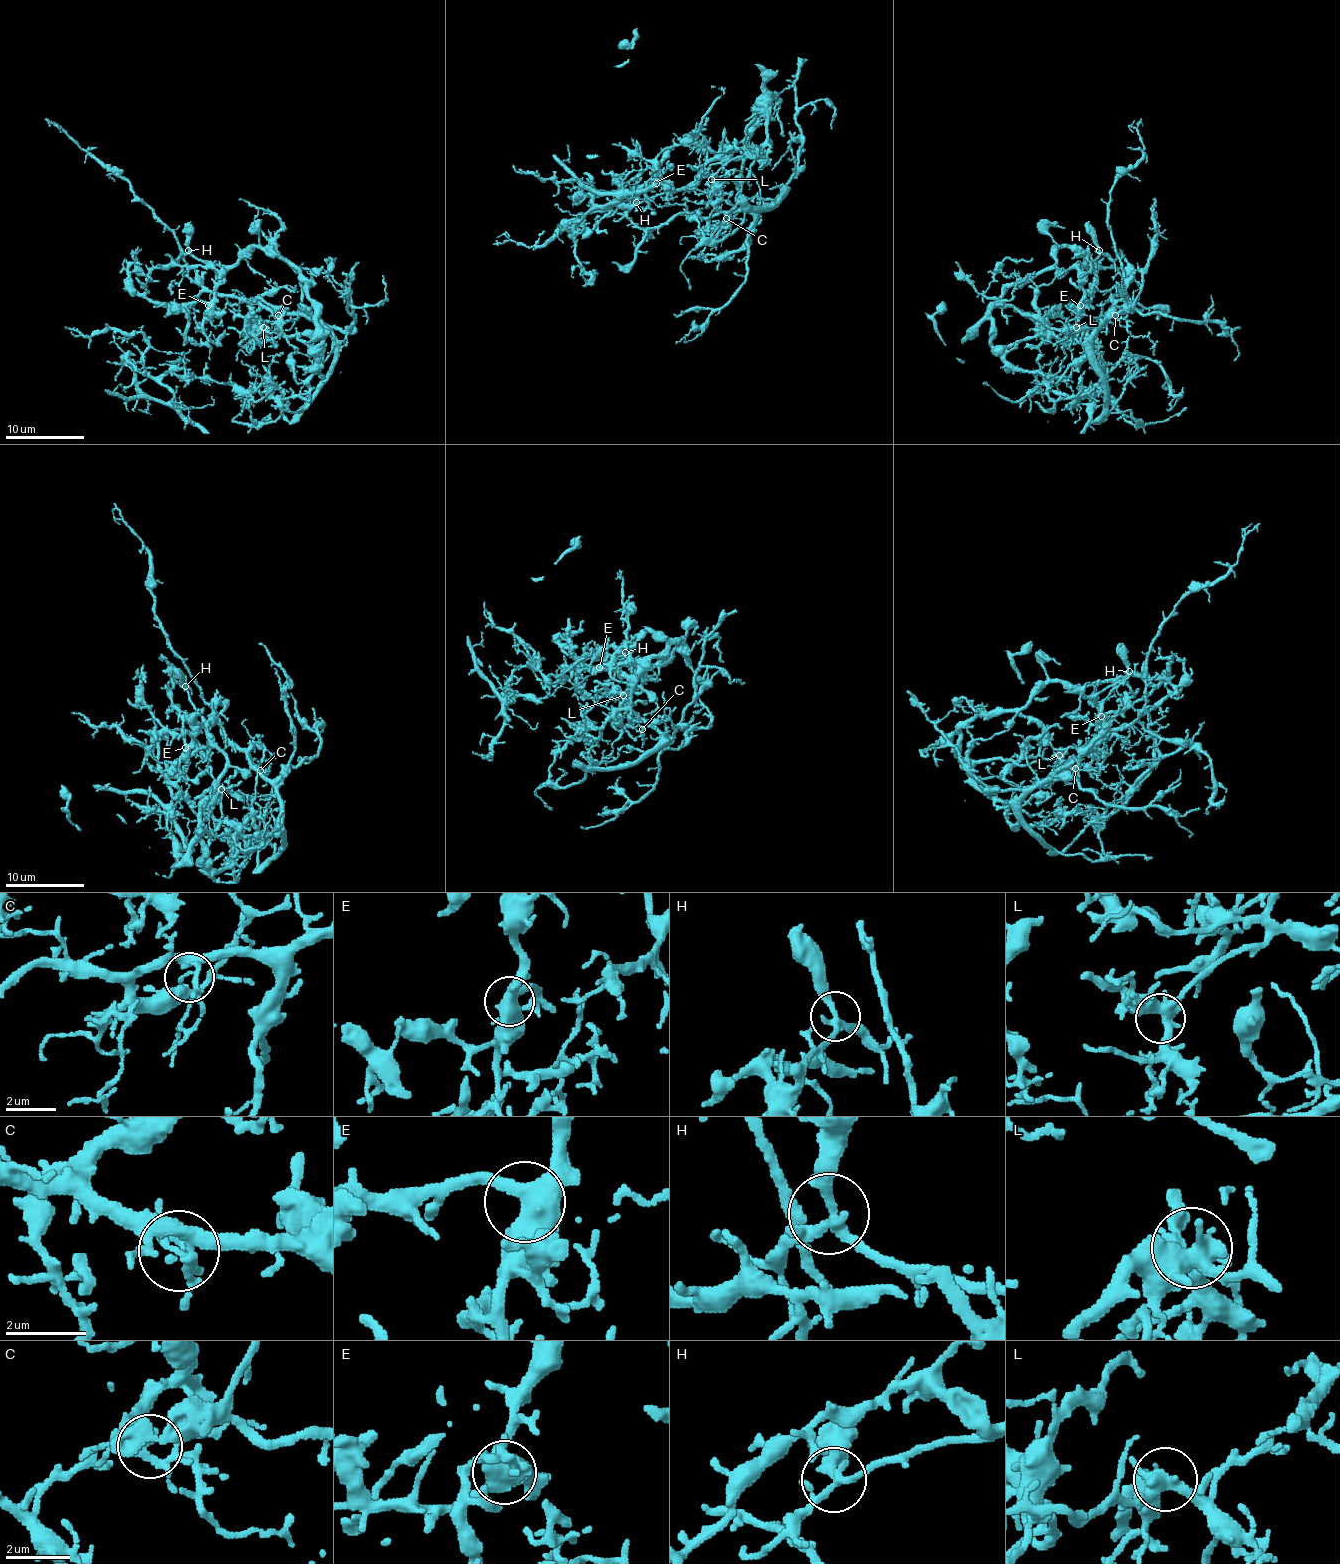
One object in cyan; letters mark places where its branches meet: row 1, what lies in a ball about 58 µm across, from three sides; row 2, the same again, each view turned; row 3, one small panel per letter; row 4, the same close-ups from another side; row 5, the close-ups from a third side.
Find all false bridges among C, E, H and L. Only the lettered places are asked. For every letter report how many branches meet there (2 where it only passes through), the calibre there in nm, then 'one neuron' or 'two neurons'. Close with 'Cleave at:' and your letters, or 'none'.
C: branches 3; calibre 150 nm; one neuron
E: branches 3; calibre 460 nm; one neuron
H: branches 4; calibre 240 nm; one neuron
L: branches 3; calibre 440 nm; one neuron
Cleave at: none

